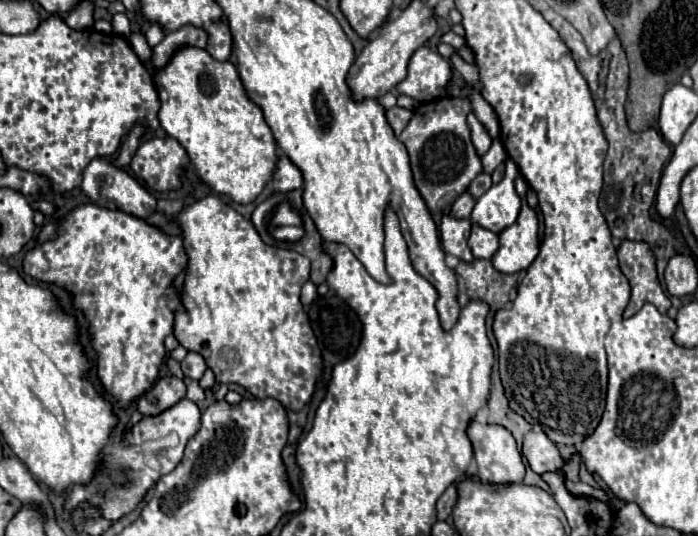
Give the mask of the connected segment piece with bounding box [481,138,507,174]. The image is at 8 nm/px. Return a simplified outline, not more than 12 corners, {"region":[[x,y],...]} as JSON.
{"region":[[493,140],[481,158],[483,172],[491,174],[507,158],[501,140]]}

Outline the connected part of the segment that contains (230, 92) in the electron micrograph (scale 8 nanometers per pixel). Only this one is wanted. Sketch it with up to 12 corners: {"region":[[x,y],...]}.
{"region":[[181,50],[157,114],[197,178],[253,202],[279,156],[237,68]]}

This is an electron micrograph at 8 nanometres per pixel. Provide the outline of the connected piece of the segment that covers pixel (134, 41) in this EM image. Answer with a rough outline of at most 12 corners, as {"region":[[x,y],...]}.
{"region":[[131,34],[129,44],[135,54],[149,58],[149,46],[143,34]]}

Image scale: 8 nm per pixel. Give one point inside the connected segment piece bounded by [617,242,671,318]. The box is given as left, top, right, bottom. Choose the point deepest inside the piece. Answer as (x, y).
(636, 260)

